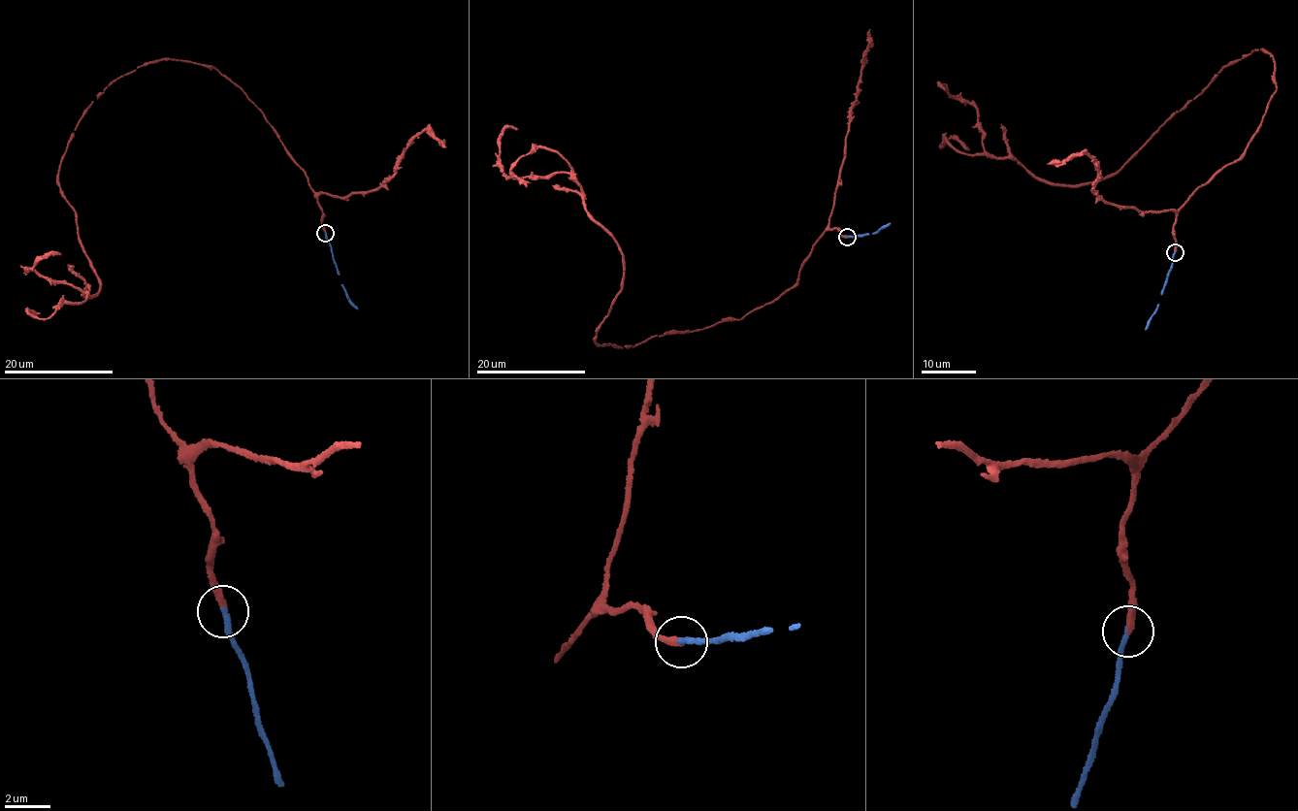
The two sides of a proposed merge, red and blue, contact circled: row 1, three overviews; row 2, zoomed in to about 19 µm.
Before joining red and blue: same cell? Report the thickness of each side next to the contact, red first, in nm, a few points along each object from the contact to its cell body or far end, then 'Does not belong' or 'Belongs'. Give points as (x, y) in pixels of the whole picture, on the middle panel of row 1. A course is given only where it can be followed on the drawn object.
Thickness 320 nm (red) against 260 nm. Course of red: (848, 236), (824, 232), (798, 283), (736, 319), (600, 346), (622, 250), (567, 173), (503, 171), (517, 129). Course of blue: (847, 237), (873, 234), (890, 222). Belongs

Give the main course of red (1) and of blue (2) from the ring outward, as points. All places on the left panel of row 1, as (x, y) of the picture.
1: (326, 233), (238, 86), (152, 61), (91, 102), (58, 173), (94, 298), (27, 269), (60, 254)
2: (324, 233), (347, 299), (358, 308)

